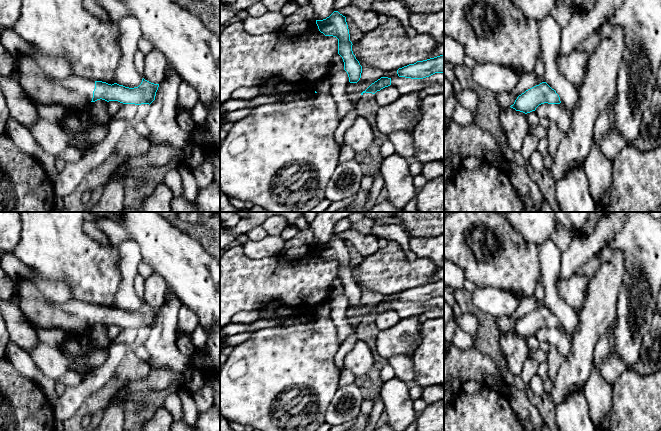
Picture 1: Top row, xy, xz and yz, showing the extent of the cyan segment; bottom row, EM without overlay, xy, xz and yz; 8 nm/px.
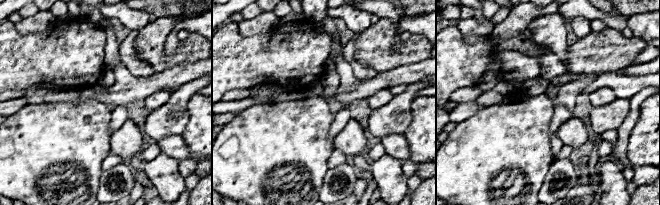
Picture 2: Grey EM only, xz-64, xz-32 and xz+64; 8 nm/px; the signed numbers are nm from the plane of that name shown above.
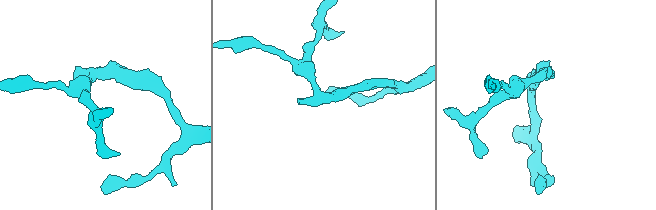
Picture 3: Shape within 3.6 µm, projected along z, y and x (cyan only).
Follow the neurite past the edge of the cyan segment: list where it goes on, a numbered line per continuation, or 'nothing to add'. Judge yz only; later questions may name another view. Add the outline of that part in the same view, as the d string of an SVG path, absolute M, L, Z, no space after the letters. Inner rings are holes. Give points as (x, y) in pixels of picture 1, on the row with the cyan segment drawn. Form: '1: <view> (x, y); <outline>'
nothing to add

